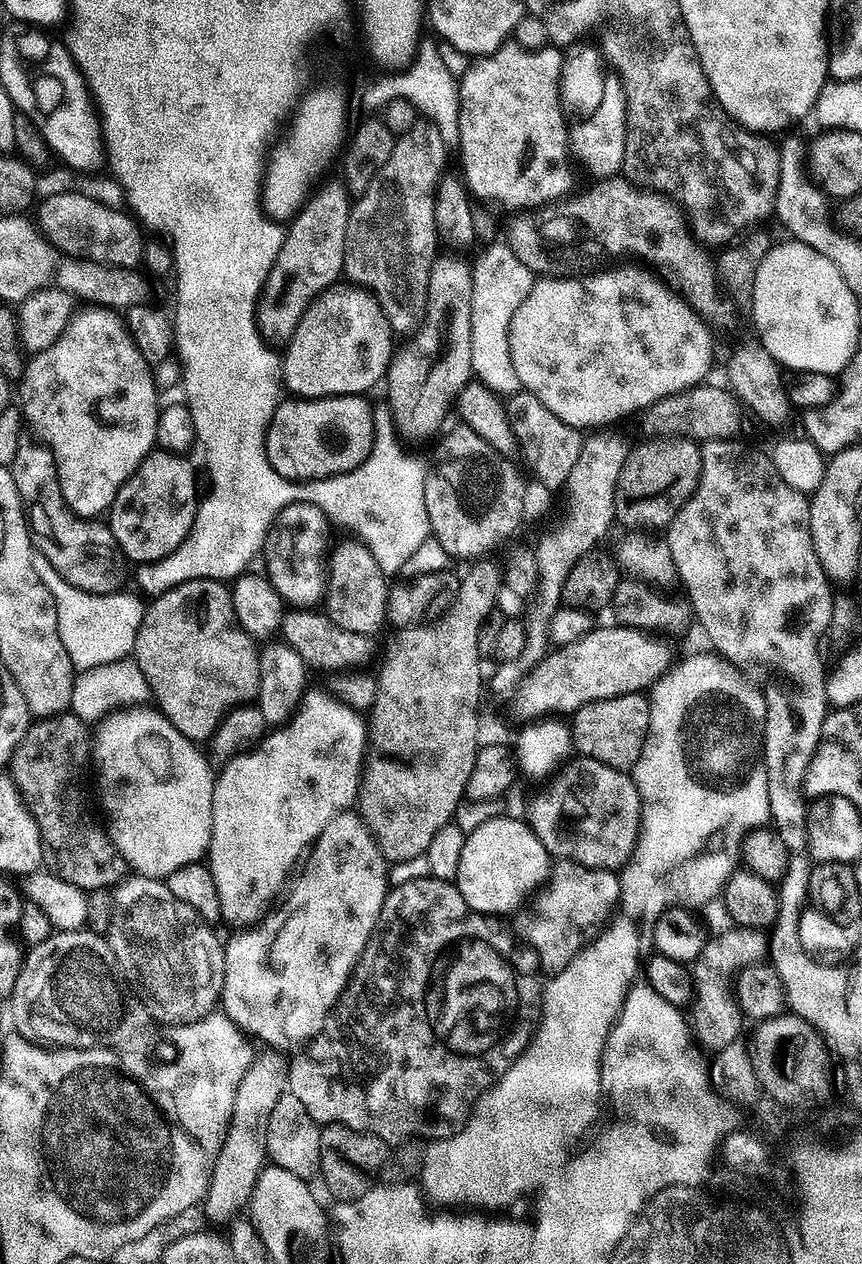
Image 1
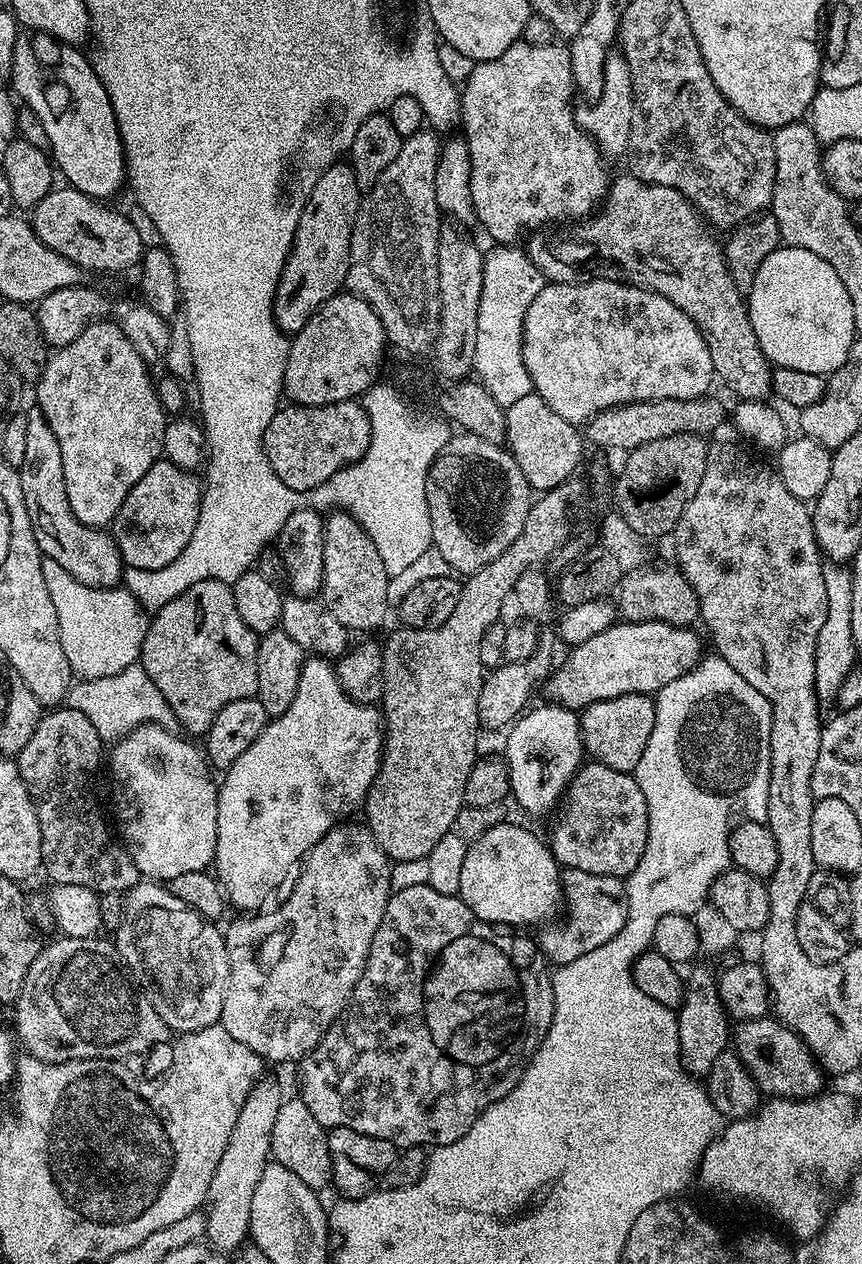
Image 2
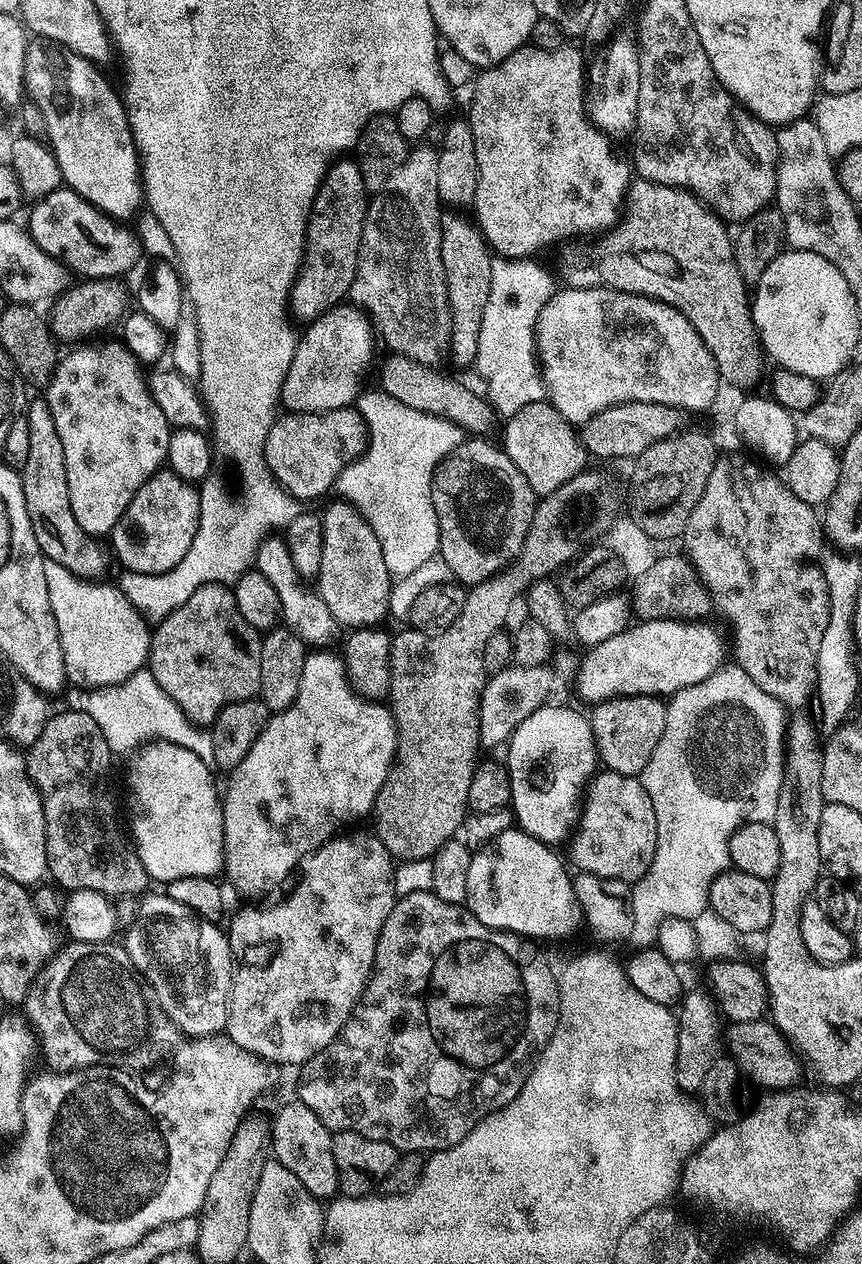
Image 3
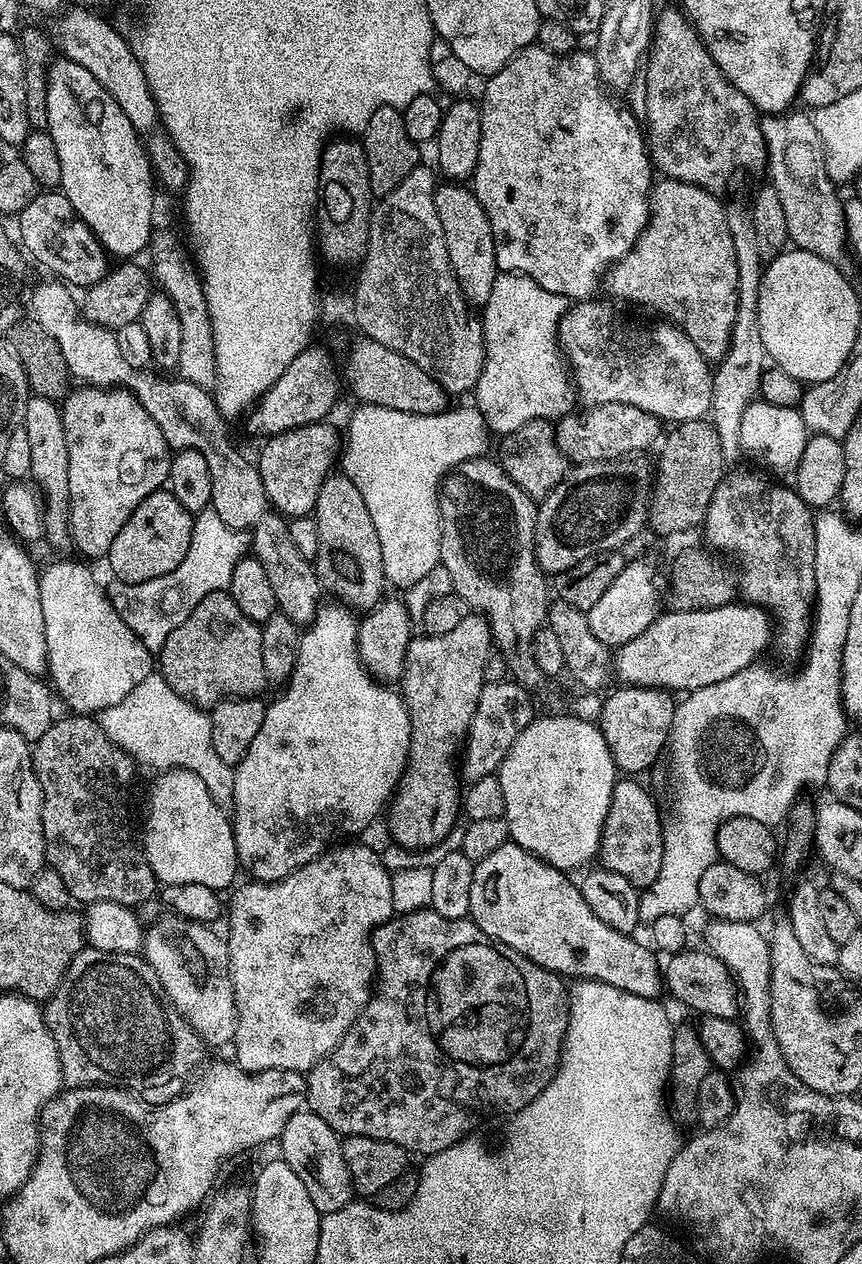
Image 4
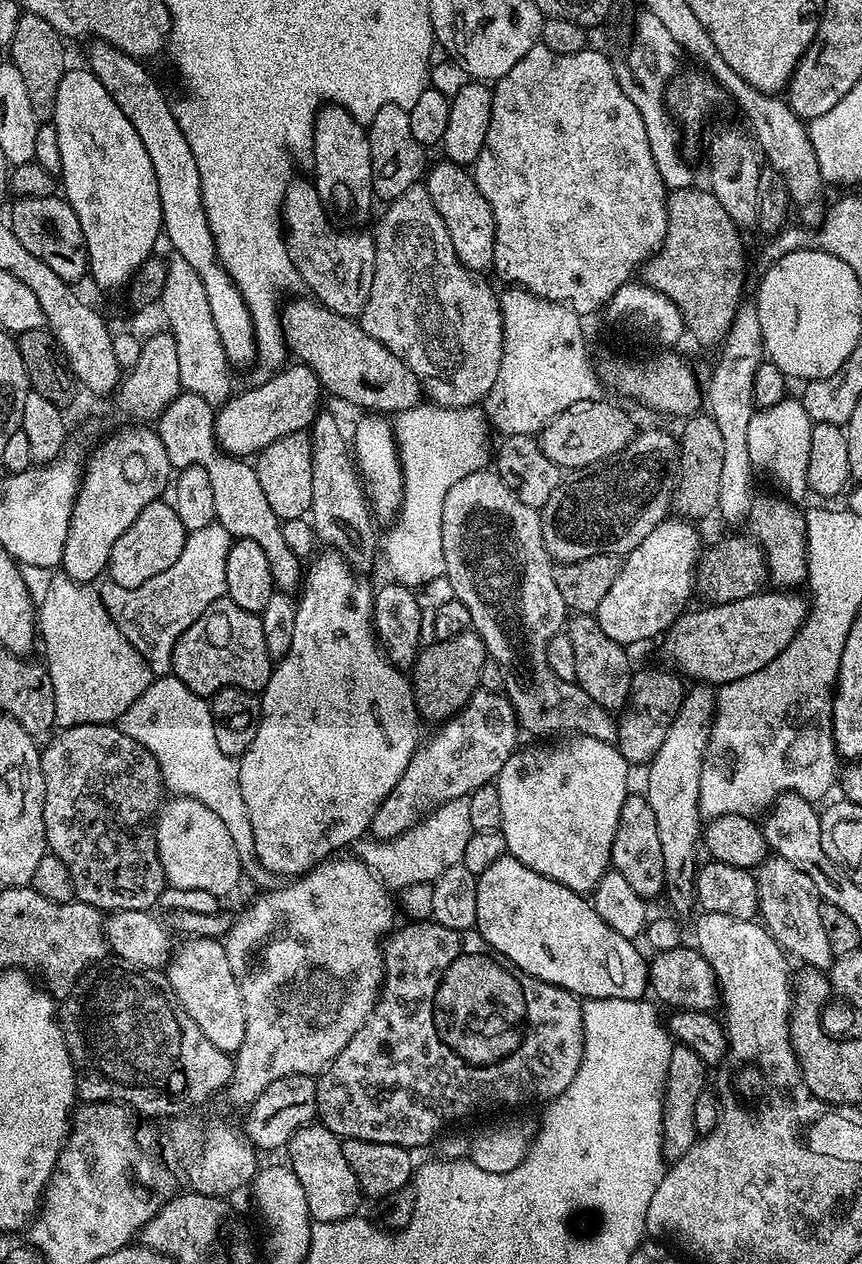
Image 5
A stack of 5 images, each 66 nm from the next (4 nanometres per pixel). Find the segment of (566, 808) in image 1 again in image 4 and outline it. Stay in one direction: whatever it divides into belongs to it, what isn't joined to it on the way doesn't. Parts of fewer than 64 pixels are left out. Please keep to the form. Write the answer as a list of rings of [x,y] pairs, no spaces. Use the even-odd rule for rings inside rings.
[[[620,778],[616,781],[602,830],[598,860],[603,867],[614,874],[622,874],[626,882],[643,890],[656,881],[658,870],[662,870],[665,821],[655,798],[636,780],[639,779]]]

